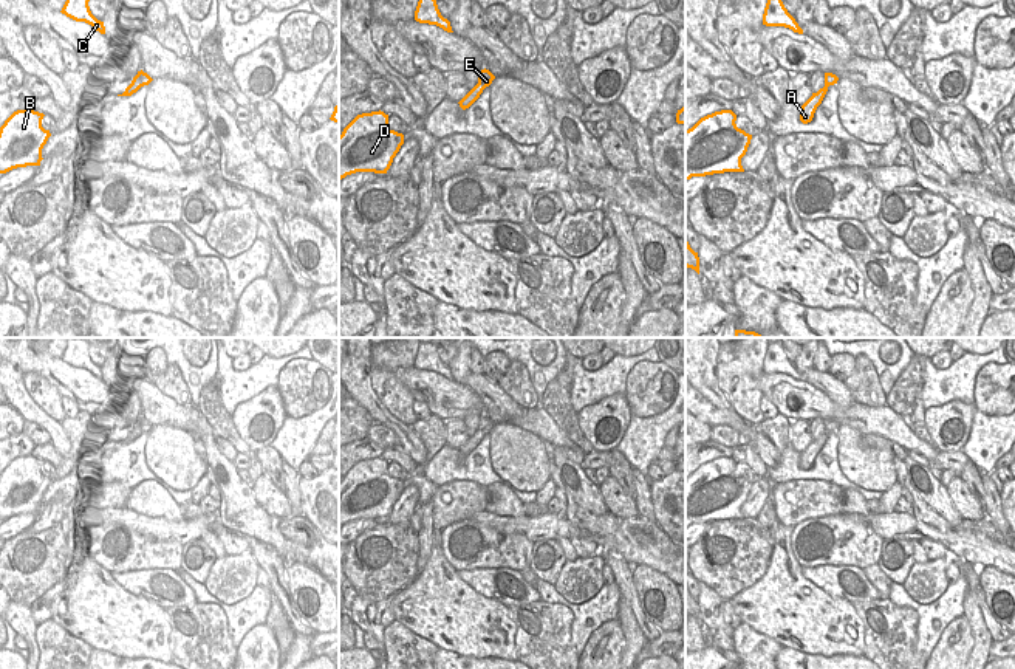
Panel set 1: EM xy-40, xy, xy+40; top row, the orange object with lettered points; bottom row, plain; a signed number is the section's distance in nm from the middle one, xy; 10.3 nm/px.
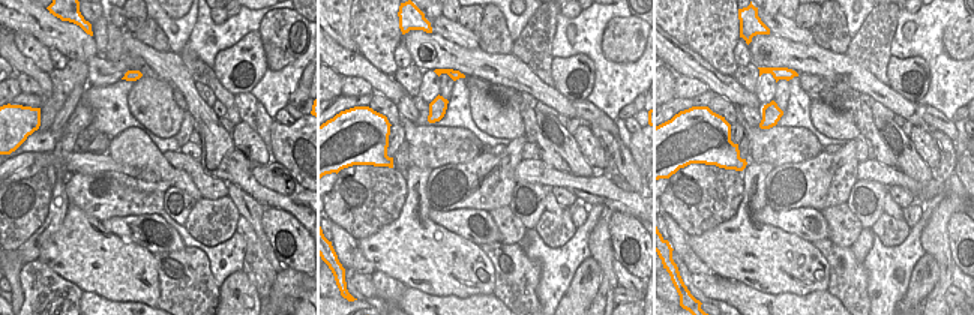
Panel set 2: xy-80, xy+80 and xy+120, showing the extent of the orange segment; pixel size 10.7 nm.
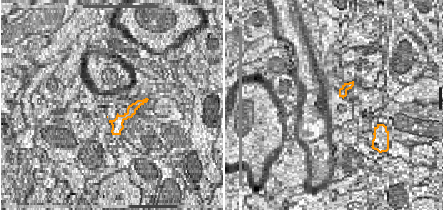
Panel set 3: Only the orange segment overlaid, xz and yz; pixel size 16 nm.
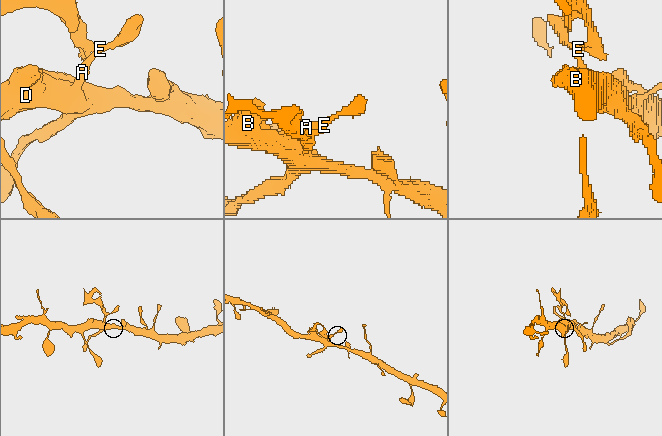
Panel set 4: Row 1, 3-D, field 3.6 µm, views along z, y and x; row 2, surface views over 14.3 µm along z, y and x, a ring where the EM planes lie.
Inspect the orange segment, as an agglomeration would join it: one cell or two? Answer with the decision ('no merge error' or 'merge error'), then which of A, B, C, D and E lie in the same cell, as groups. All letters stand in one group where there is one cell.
merge error; groups A B D E / C

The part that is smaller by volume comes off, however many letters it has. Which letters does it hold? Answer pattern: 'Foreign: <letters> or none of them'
Foreign: C

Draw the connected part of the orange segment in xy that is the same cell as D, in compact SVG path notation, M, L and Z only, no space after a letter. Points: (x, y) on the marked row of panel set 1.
M384 112L357 115L339 136L339 181L356 172L387 173L402 144Z

